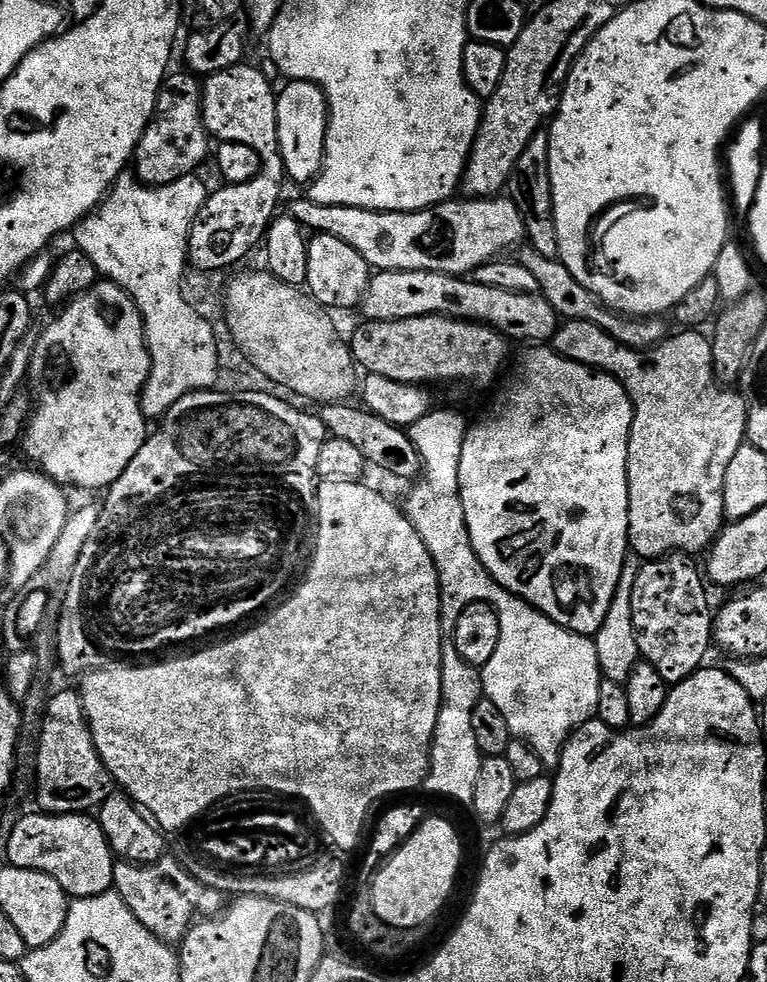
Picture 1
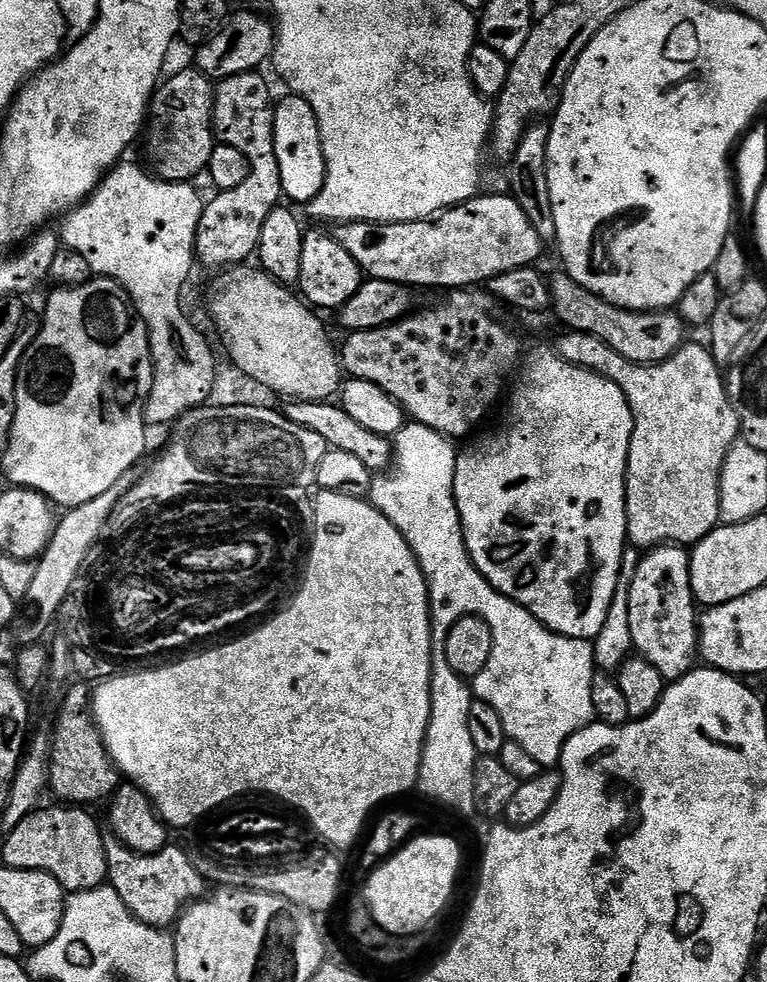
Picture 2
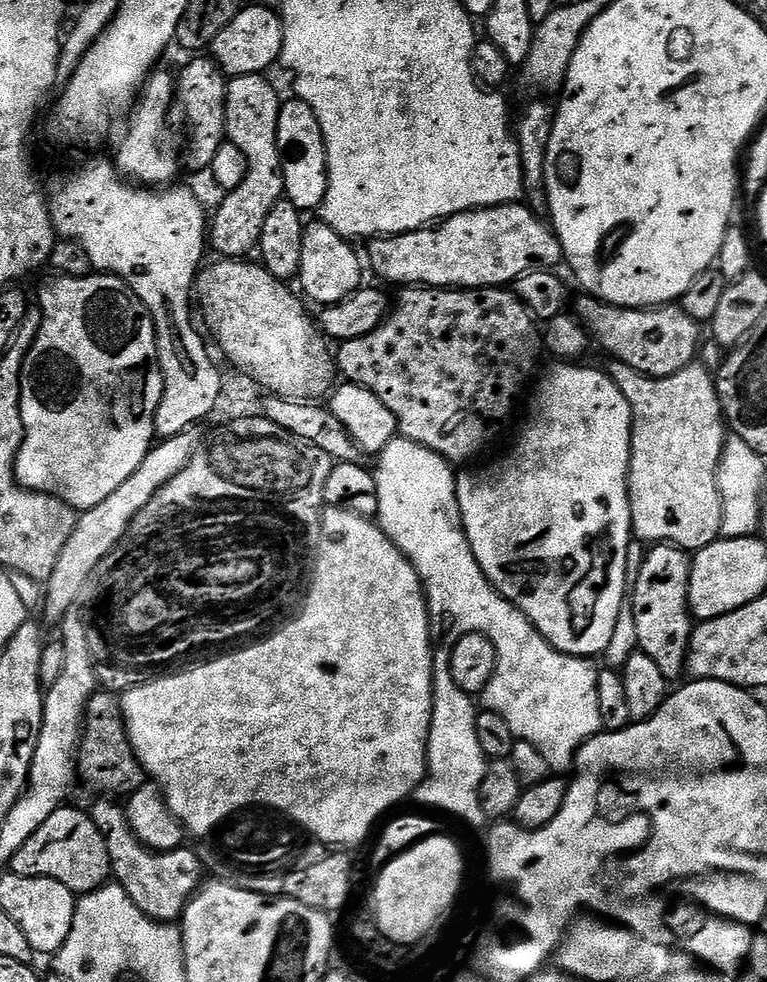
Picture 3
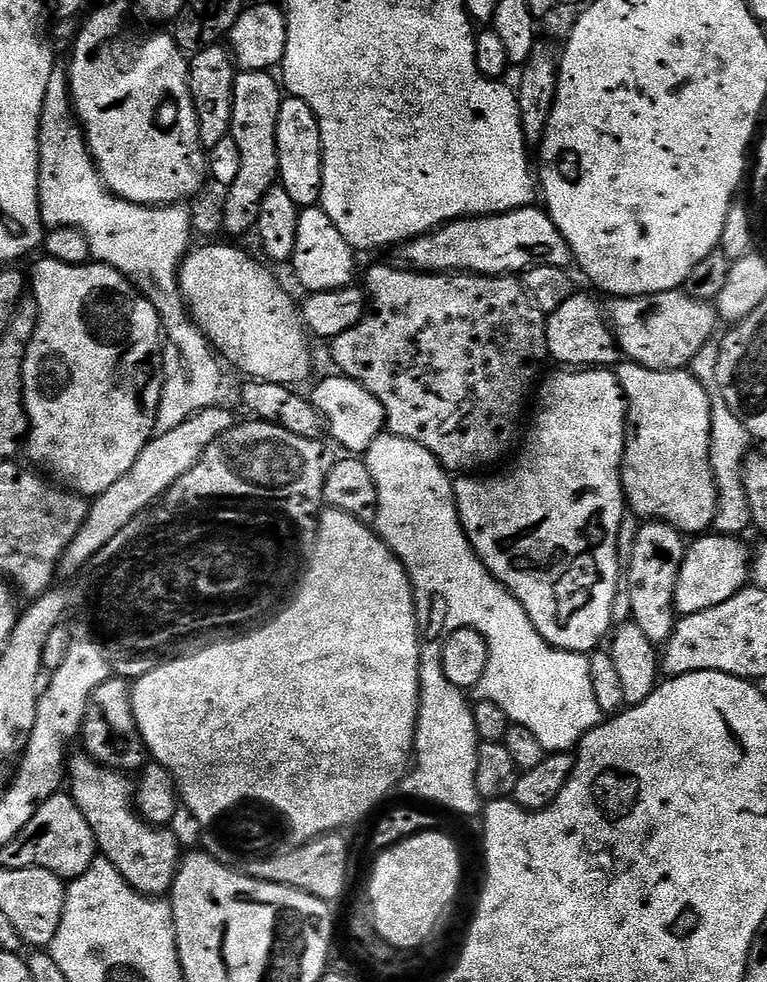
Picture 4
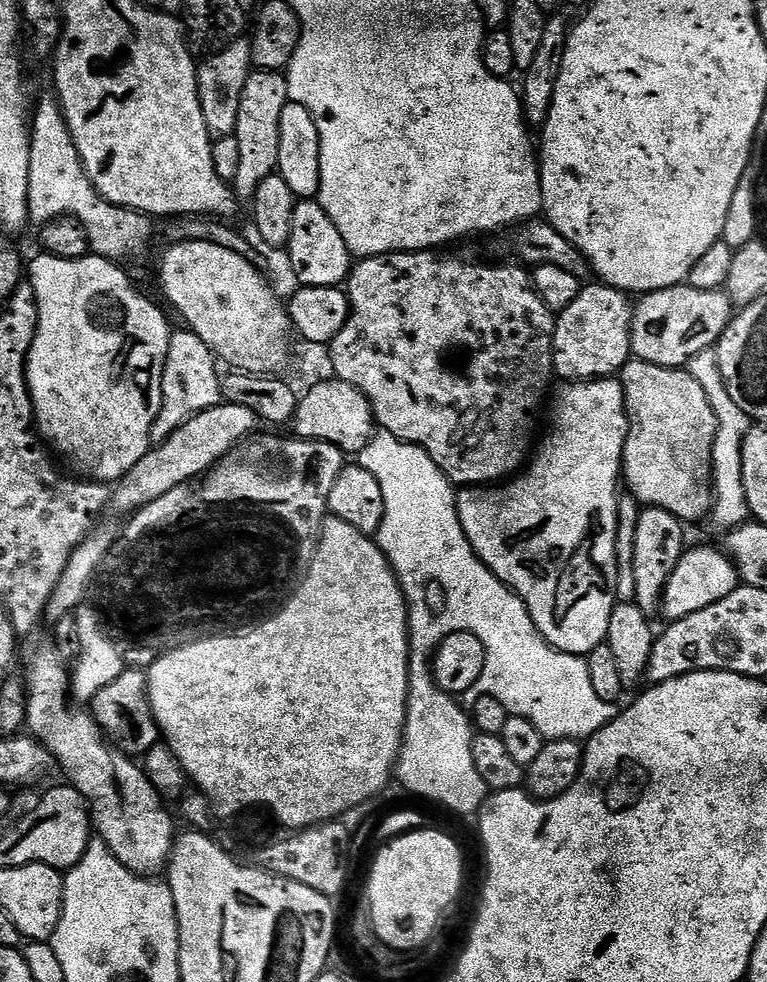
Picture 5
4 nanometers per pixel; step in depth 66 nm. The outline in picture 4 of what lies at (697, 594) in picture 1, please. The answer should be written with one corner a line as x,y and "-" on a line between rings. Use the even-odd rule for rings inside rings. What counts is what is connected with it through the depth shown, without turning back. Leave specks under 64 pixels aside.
644,522
641,525
636,528
632,550
626,556
626,596
628,592
628,608
632,611
630,620
631,623
638,626
638,630
642,630
642,634
646,634
646,638
650,638
652,644
663,646
672,637
672,631
676,628
678,619
676,583
678,582
680,567
684,561
686,540
676,528
672,528
668,524

